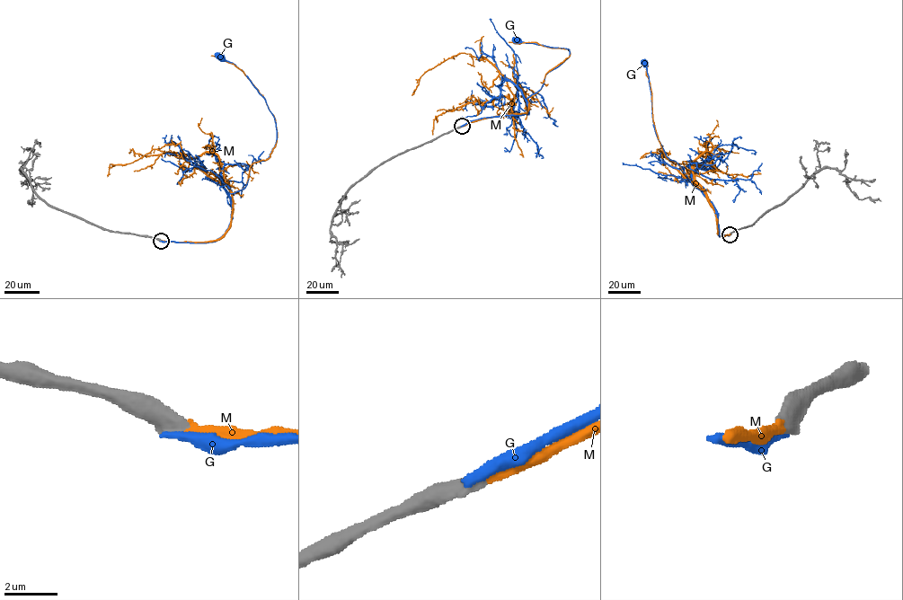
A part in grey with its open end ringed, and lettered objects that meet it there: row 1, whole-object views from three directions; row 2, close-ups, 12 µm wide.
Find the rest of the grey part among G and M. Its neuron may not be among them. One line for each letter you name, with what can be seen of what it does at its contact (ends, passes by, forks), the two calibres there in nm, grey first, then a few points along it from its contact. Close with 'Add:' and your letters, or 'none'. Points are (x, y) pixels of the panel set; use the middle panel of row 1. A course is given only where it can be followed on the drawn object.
M: it ends there; 550 nm thick on the grey side, 360 nm on the other; it runs (462, 126), (486, 118), (526, 113), (529, 97), (541, 88), (544, 75), (570, 52), (536, 43), (509, 42)
Add: M

